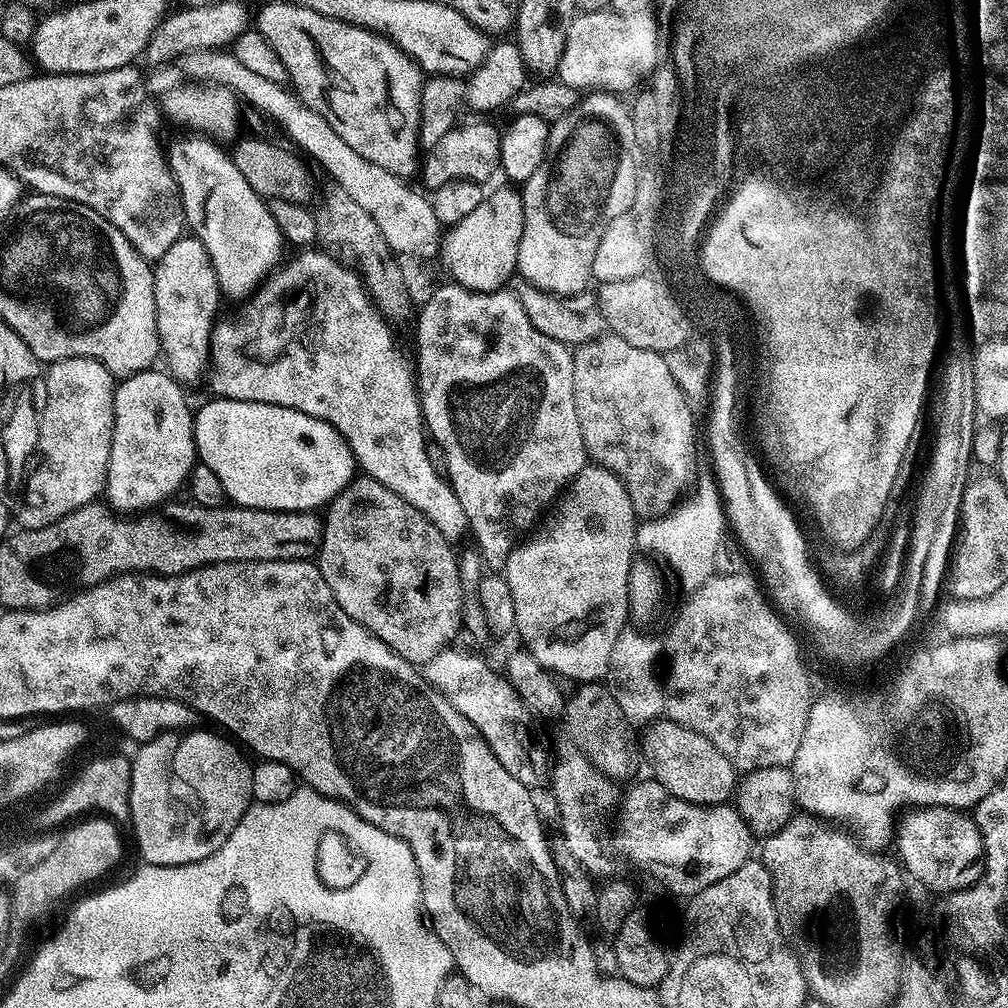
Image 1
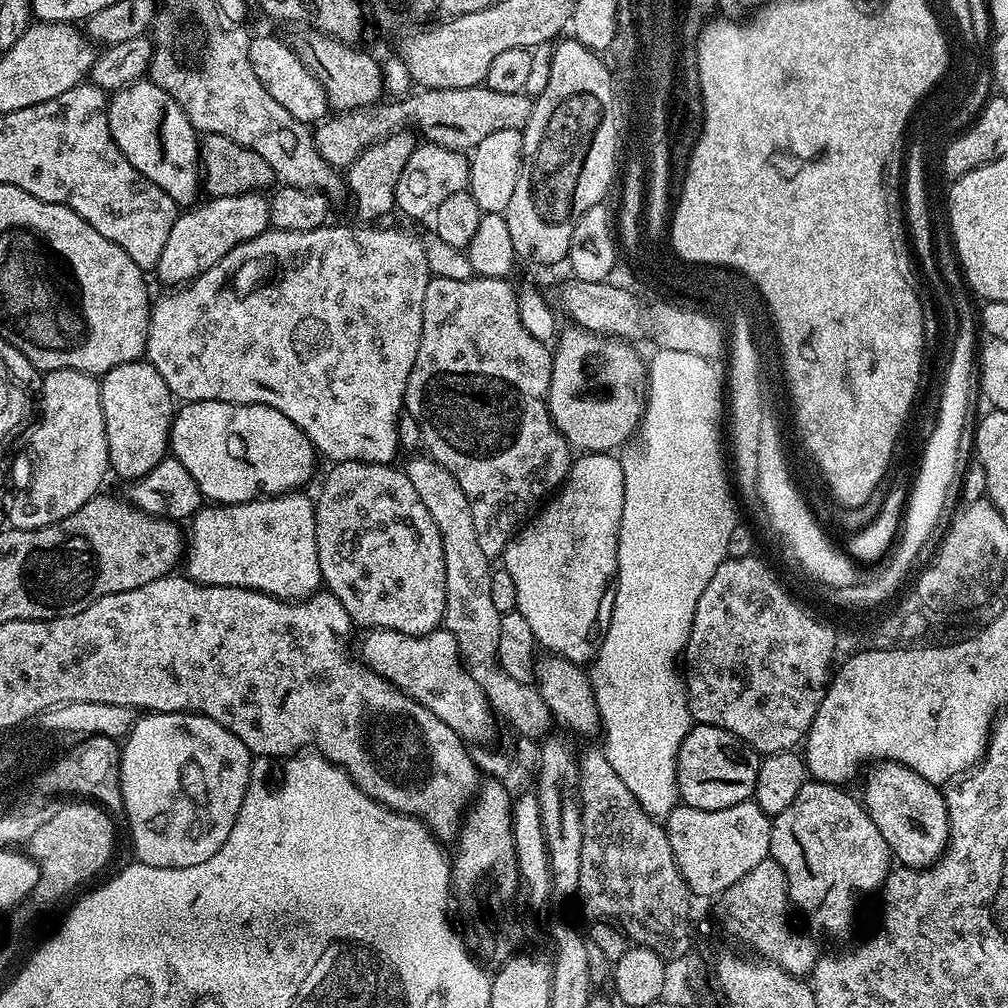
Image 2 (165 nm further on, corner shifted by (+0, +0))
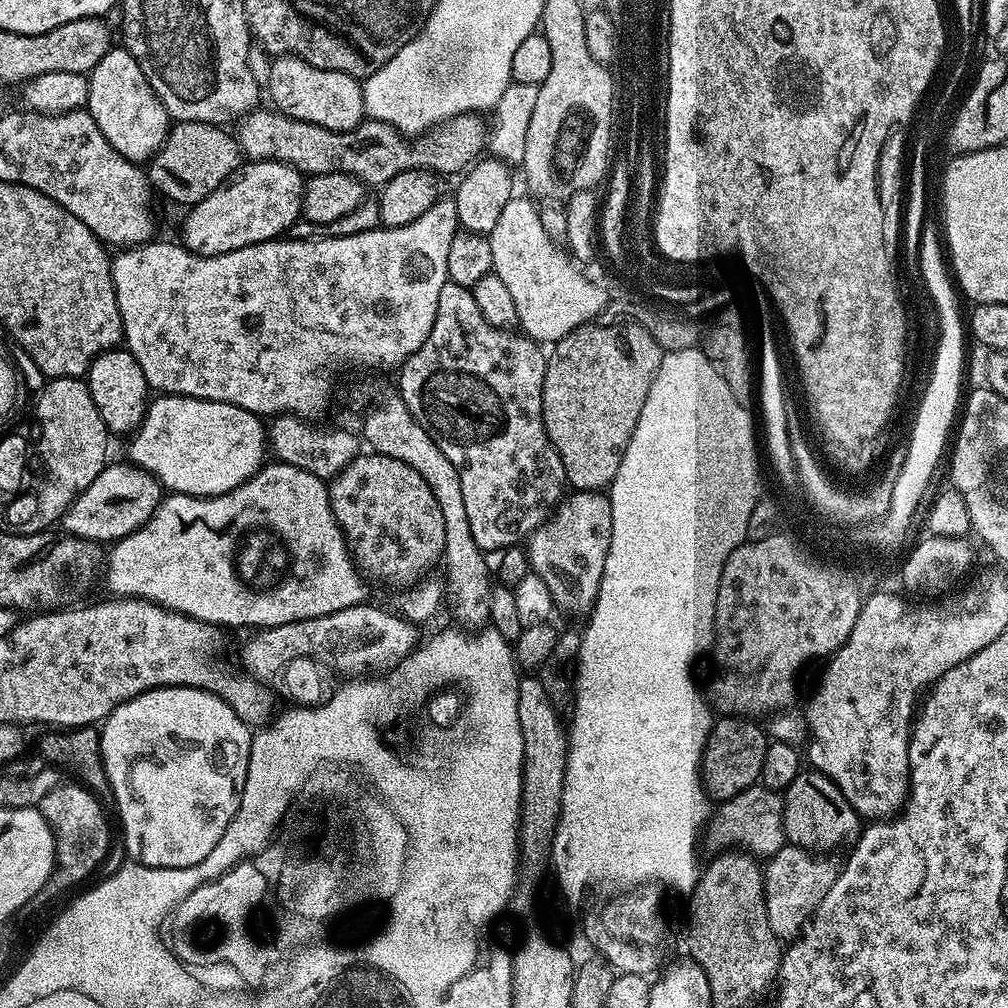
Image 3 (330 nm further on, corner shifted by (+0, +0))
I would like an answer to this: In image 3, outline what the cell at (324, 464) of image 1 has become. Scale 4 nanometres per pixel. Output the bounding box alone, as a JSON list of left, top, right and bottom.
[131,394,266,496]

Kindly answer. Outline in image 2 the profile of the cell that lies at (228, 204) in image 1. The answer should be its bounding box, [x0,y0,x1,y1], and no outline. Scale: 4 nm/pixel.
[108,78,202,206]

